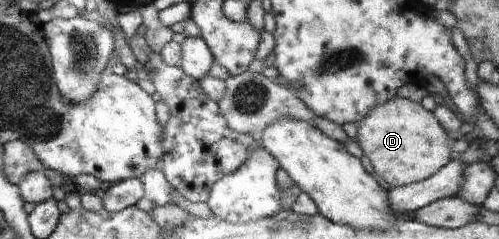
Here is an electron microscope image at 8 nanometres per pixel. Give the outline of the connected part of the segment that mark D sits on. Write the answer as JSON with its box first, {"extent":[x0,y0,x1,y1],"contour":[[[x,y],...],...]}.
{"extent":[358,98,452,188],"contour":[[[394,98],[389,102],[371,109],[361,121],[358,128],[358,143],[363,155],[372,162],[373,172],[377,178],[384,179],[392,188],[418,183],[433,176],[451,160],[452,139],[439,124],[436,116],[422,106],[405,98]]]}

